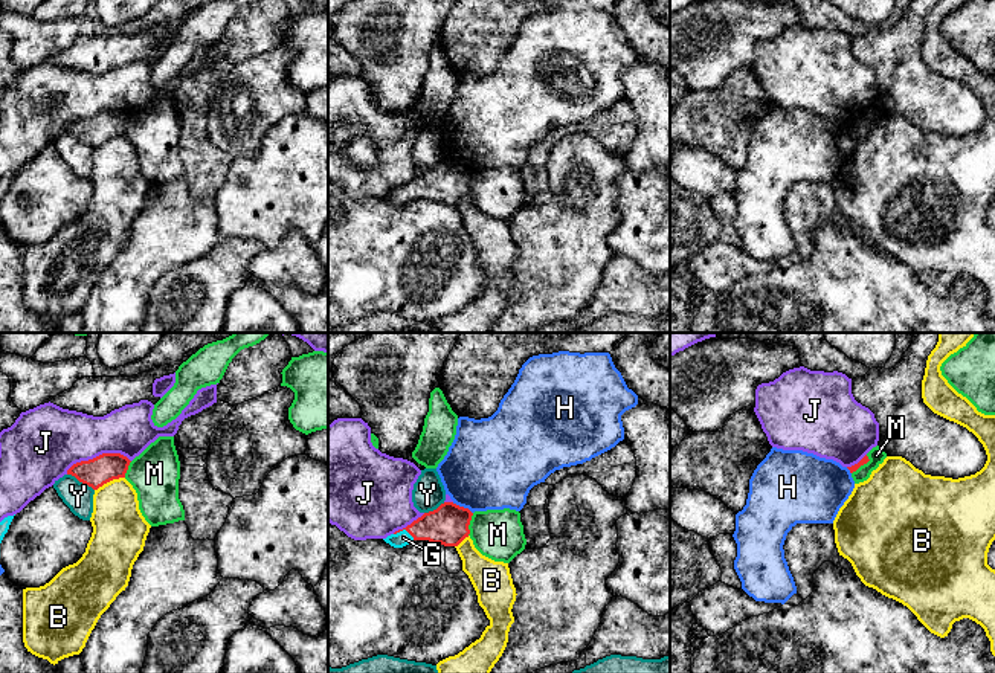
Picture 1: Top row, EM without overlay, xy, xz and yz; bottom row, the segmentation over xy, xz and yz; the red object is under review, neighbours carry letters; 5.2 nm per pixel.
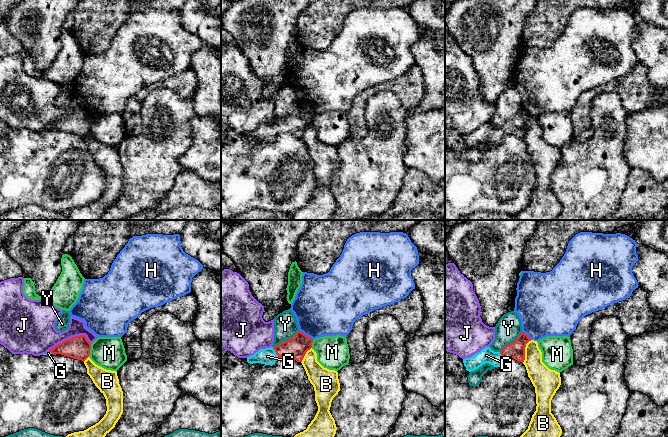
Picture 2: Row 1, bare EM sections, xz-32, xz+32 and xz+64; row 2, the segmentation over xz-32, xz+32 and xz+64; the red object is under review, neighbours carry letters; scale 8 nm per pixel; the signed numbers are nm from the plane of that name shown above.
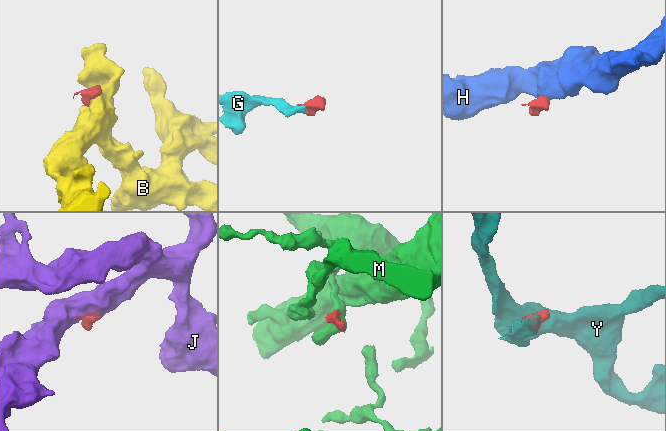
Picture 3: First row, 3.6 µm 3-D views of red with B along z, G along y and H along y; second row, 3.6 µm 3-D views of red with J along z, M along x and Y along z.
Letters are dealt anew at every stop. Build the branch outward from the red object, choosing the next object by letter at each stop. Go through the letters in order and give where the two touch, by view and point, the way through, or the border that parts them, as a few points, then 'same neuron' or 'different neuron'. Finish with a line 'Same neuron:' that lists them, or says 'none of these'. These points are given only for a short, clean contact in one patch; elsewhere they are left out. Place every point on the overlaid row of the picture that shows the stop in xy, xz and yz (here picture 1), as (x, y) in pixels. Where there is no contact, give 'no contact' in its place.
B: xy (109, 481) | along xy (124, 476), (113, 478), (95, 490) | different neuron
G: xz (405, 528) | across xz (449, 524), (405, 528), (403, 537) | same neuron
H: xz (463, 507) | along xz (452, 502), (466, 507), (472, 513) | different neuron
J: xy (96, 457) | different neuron
M: xz (469, 524) | along xz (473, 513), (467, 534) | different neuron
Y: xy (81, 481) | along xy (67, 473), (93, 490) | different neuron
Same neuron: G

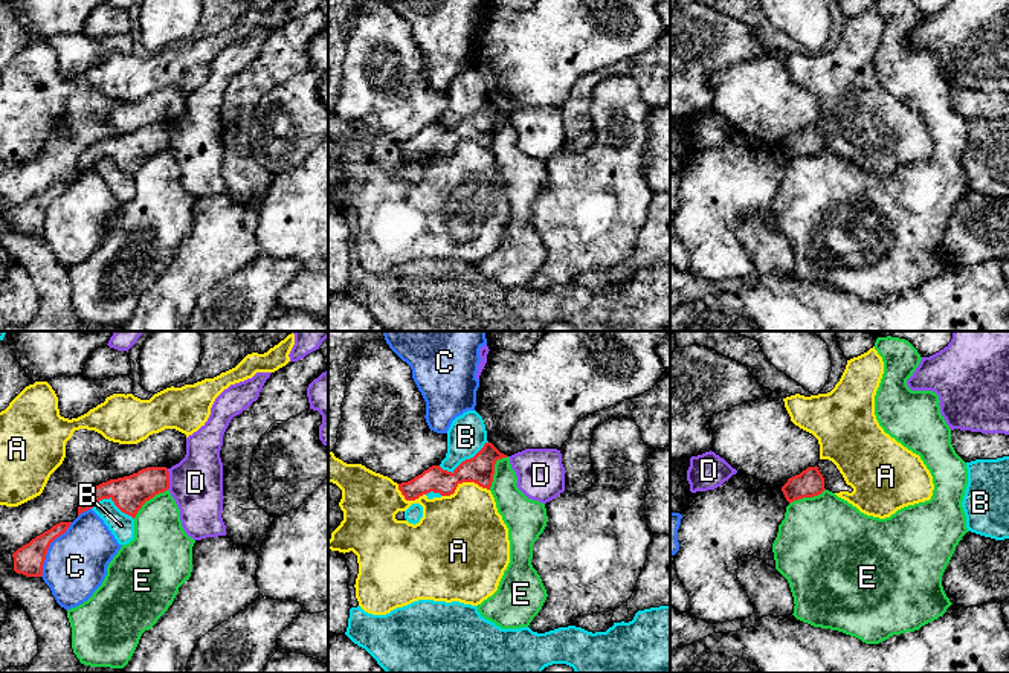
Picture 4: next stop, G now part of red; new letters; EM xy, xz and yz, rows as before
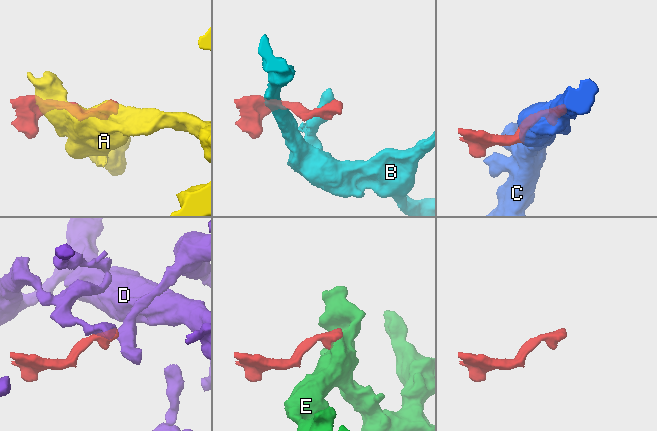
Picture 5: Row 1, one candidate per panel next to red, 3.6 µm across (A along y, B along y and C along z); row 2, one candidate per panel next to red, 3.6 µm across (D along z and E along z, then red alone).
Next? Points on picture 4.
A: xz (464, 481) | along xz (489, 490), (473, 483), (461, 483), (452, 493), (441, 496) | different neuron
B: xz (463, 461) | along xz (487, 441), (452, 470), (443, 470), (438, 466) | different neuron
C: xy (48, 548) | different neuron
D: xy (168, 479) | along xy (167, 469), (168, 489) | different neuron
E: xz (493, 470) | along xz (507, 457), (496, 461), (493, 481), (489, 489) | different neuron
Same neuron: none of these

